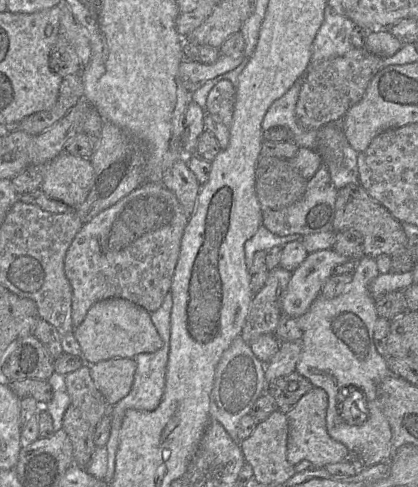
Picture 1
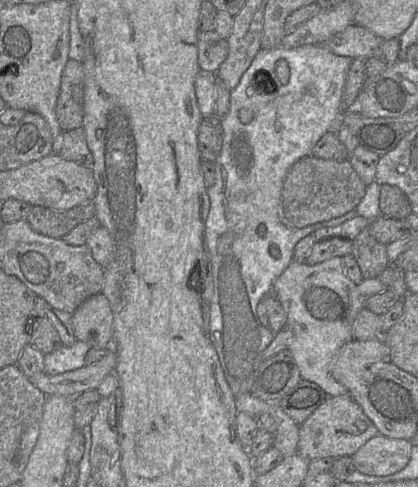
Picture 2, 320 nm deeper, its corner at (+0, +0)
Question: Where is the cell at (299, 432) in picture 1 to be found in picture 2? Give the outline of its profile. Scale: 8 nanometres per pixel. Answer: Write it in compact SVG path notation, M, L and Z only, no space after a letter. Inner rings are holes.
M349 394L328 397L299 425L298 454L310 461L352 456L369 439L378 435L374 423Z

